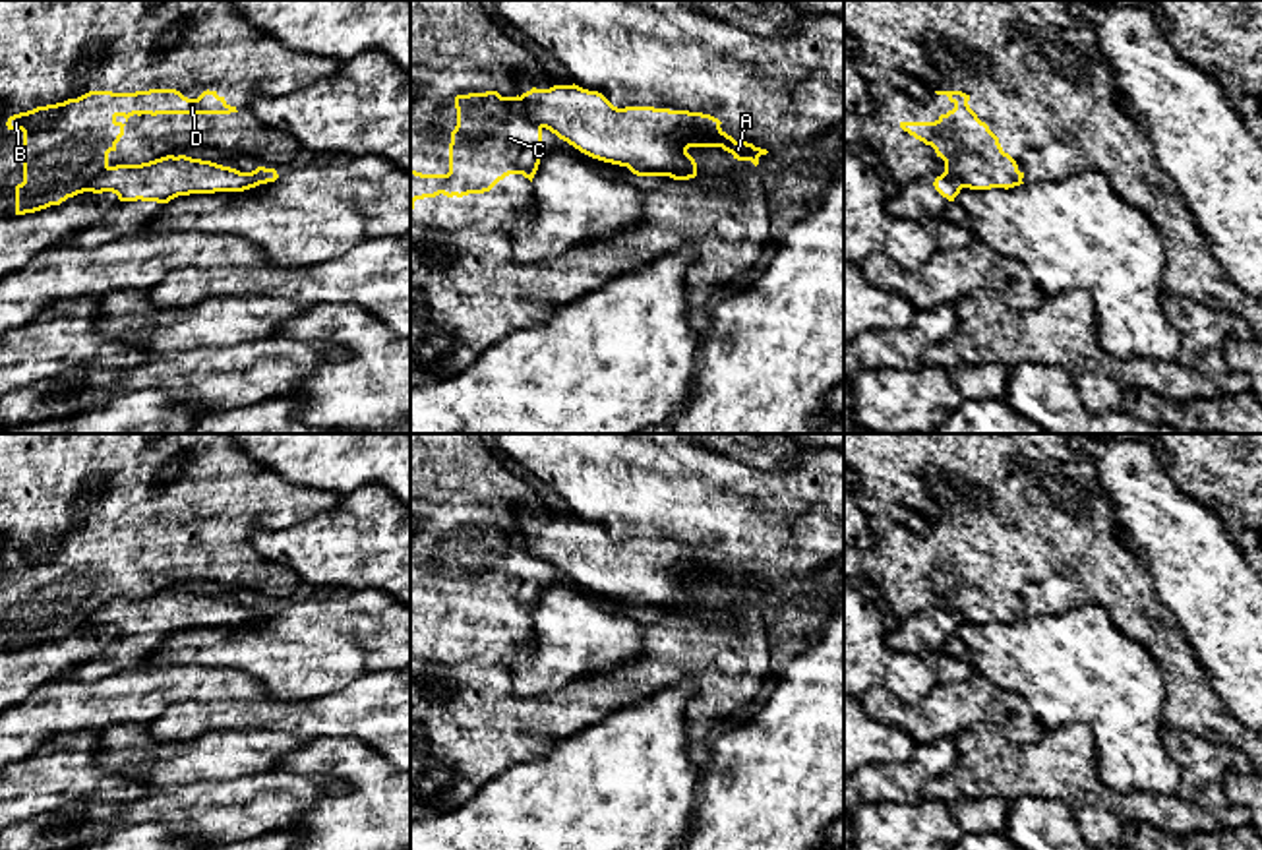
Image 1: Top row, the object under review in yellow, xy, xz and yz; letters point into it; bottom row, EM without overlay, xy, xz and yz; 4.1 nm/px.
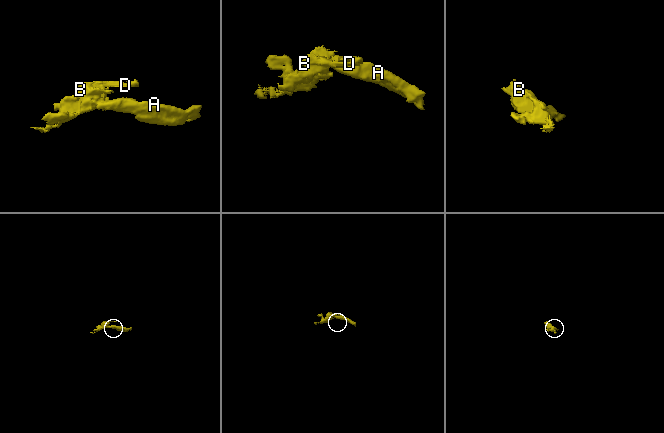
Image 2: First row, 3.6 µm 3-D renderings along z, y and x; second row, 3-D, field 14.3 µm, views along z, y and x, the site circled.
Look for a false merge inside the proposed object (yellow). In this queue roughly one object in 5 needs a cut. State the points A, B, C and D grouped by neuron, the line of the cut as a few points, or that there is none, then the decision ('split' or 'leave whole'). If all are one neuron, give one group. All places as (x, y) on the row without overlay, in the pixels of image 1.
A / B C D | xz (521, 529), (527, 548), (540, 562) | split

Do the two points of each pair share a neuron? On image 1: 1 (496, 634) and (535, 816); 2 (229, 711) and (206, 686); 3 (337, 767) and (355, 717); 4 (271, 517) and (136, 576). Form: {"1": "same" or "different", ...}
{"1": "different", "2": "different", "3": "different", "4": "same"}

